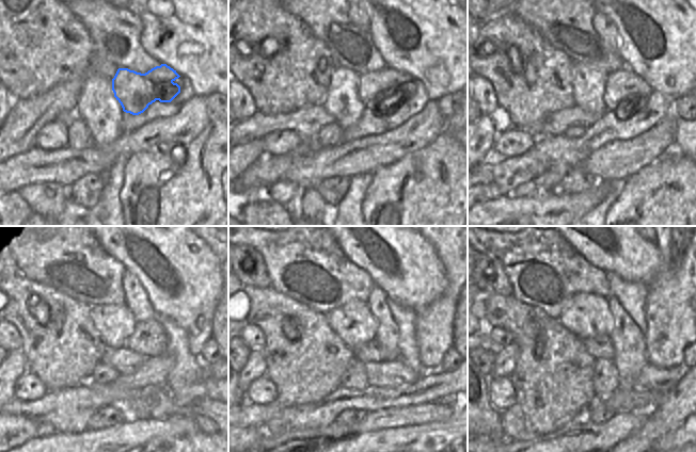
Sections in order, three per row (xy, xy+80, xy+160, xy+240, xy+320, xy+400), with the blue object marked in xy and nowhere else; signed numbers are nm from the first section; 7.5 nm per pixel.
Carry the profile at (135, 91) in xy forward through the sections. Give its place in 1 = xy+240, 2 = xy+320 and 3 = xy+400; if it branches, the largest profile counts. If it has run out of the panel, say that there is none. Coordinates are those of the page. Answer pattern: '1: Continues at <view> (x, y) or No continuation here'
1: Continues at xy+240 (148, 339)
2: Continues at xy+320 (372, 352)
3: Continues at xy+400 (602, 346)

